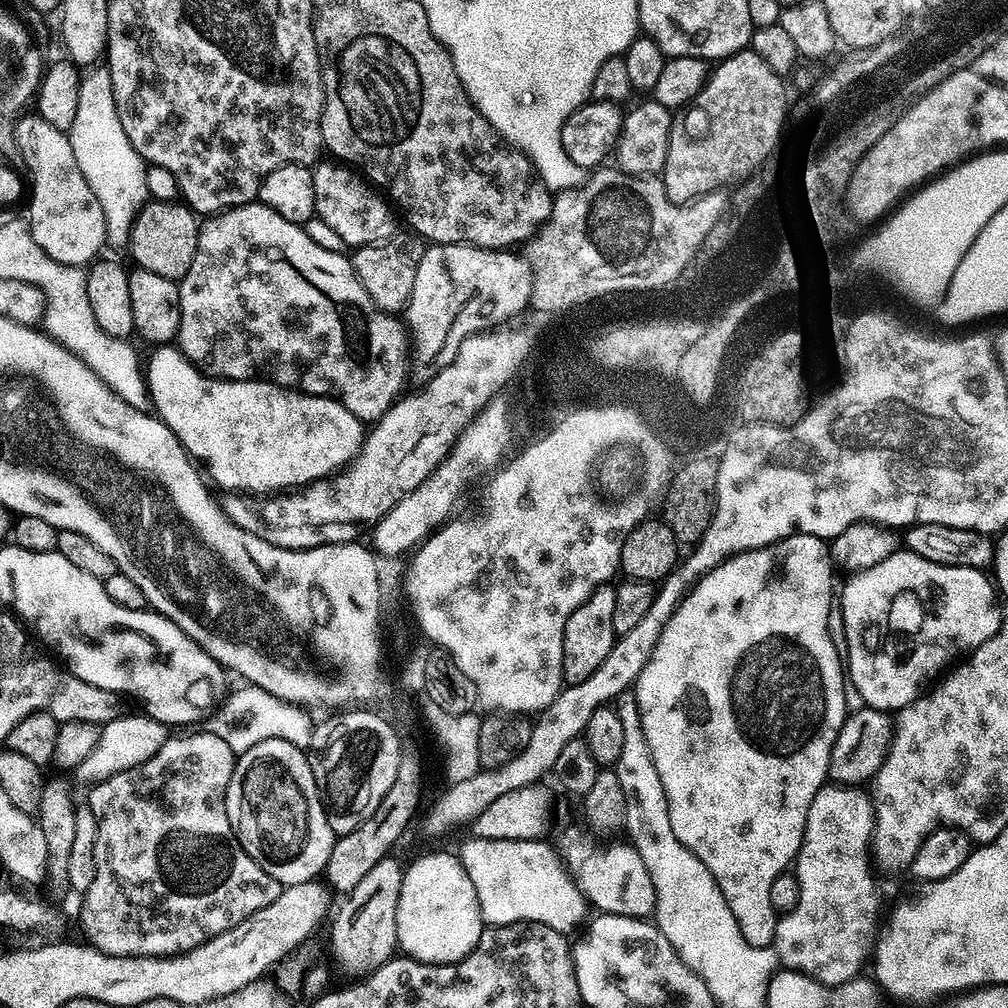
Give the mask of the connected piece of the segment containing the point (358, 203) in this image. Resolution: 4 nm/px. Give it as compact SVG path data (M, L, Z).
M340 162L324 163L312 168L316 215L342 237L346 246L378 244L397 231L389 201L359 171Z

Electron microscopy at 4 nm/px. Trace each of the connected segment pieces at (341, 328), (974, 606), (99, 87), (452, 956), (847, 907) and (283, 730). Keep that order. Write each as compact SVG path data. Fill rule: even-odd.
M259 202L238 204L235 208L225 208L222 212L209 215L208 221L200 224L198 246L194 254L194 262L190 262L190 270L178 282L180 285L180 329L176 335L180 353L201 372L222 380L254 380L262 379L295 388L298 392L308 392L312 396L330 396L337 400L350 414L354 414L361 422L375 422L384 415L384 411L401 395L400 383L404 376L400 372L391 372L391 368L406 352L406 332L396 321L395 315L382 312L374 306L370 294L356 280L356 271L352 269L351 259L344 252L322 250L314 238L305 234L301 225L286 222L282 214L270 210L270 206Z
M901 550L890 554L890 558L882 558L878 566L870 566L847 577L849 580L844 589L838 592L838 616L844 619L842 644L846 649L846 676L867 707L881 710L906 707L949 665L982 646L982 642L994 638L1000 629L1002 613L996 605L998 596L993 581L984 575L979 568L926 562L926 558L918 554Z
M97 67L90 73L92 73L90 76L85 75L81 81L78 114L74 114L74 122L67 131L70 146L73 147L74 159L82 178L98 198L98 203L102 206L102 214L124 212L124 208L132 208L132 212L139 214L140 209L150 199L146 161L138 154L138 150L134 150L134 146L130 146L126 138L126 130L122 130L122 122L118 118L112 93L112 79L107 67ZM128 192L132 192L132 204L128 204Z
M432 852L429 856L420 856L409 868L407 865L403 869L403 874L402 890L396 903L396 942L399 951L427 964L457 964L465 960L476 948L486 925L474 882L470 882L470 874L466 874L459 855Z
M828 782L814 794L810 814L806 814L802 846L794 861L794 875L800 887L798 906L776 921L776 958L785 969L806 974L822 986L835 986L861 975L863 968L860 967L867 960L869 963L882 924L880 896L876 893L876 880L872 877L874 868L870 863L872 827L875 825L872 798L863 787Z
M244 684L240 687L242 688L234 691L220 708L218 706L203 721L202 726L205 731L222 738L237 755L257 745L258 742L270 738L278 738L290 742L291 745L307 749L312 737L314 720L311 720L309 717L311 715L301 705L286 703L256 685Z

